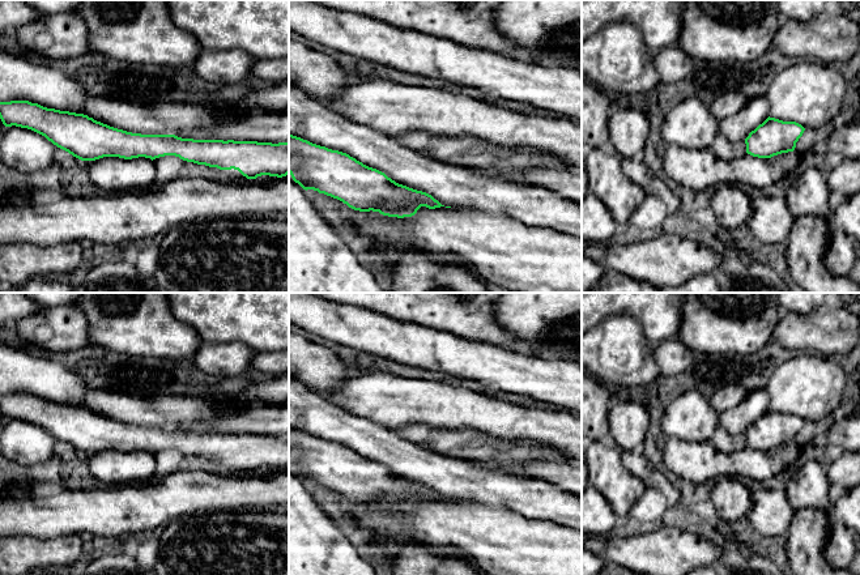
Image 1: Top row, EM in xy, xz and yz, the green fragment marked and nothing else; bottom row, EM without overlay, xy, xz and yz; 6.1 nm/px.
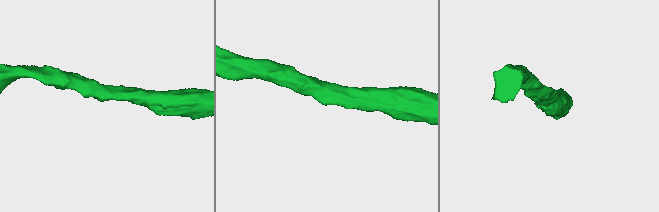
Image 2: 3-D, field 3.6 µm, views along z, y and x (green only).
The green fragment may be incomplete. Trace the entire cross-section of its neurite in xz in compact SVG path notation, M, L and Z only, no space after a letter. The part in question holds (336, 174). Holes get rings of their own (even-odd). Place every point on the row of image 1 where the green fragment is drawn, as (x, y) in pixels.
M289 133L289 174L303 189L314 189L359 212L412 217L421 206L444 206L431 195L399 184L346 153Z

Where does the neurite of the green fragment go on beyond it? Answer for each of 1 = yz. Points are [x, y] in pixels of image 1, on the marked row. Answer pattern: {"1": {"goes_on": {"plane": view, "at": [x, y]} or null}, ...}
{"1": {"goes_on": null}}

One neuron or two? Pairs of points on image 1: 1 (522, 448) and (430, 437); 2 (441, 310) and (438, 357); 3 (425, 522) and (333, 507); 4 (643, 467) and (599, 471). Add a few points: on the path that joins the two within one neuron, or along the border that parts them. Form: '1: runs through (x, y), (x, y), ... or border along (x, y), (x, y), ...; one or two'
1: runs through (499, 448), (452, 443); one
2: border along (409, 322), (448, 331), (468, 340); two
3: border along (341, 494), (352, 506), (350, 523), (358, 528); two
4: border along (620, 451), (622, 463), (646, 485); two

